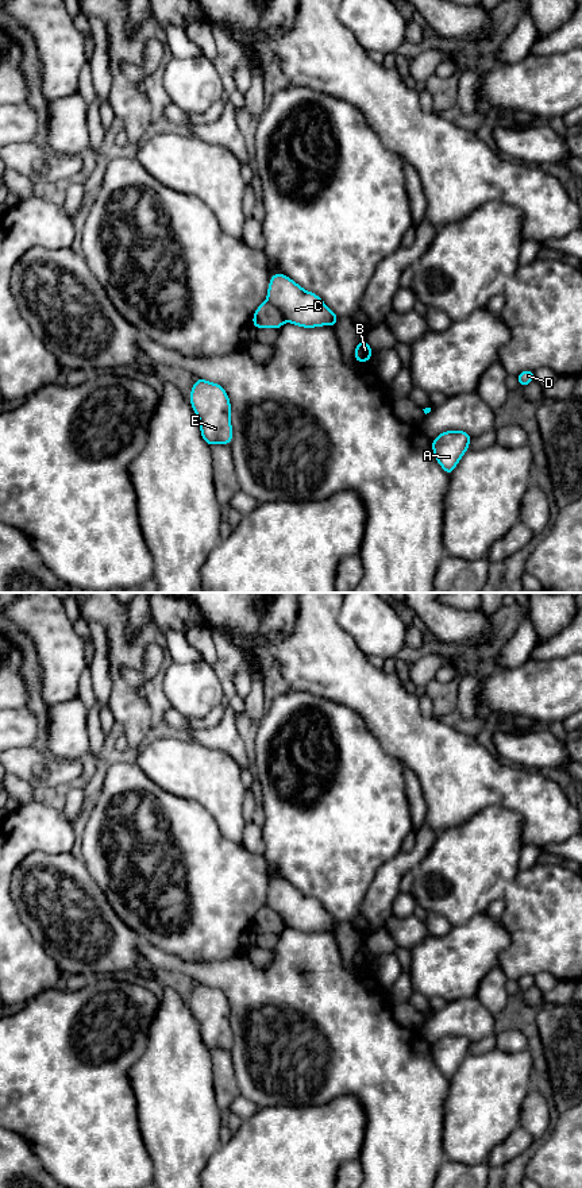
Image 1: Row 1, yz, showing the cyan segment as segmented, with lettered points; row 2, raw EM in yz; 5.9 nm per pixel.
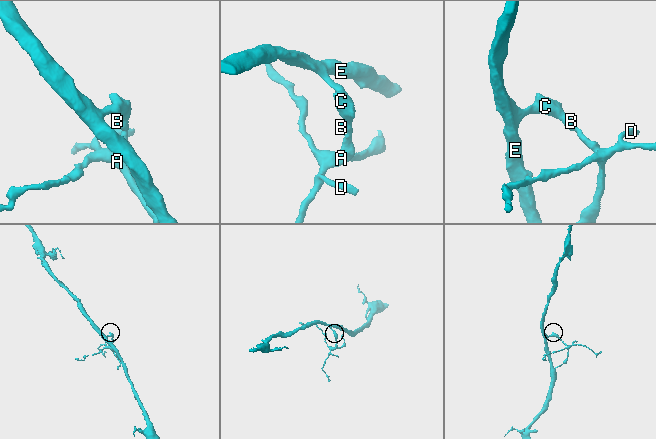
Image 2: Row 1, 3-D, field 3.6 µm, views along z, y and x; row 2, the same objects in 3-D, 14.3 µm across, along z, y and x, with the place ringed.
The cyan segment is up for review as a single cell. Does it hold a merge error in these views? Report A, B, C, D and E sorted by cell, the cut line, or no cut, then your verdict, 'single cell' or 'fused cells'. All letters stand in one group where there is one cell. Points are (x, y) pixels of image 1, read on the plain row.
A B C D / E; cut in yz along (266, 905), (278, 915), (284, 925); fused cells

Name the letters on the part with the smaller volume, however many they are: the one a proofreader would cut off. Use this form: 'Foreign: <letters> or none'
Foreign: A, B, C, D

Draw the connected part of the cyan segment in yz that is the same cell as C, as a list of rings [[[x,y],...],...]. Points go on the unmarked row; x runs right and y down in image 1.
[[[285,879],[270,882],[266,906],[280,915],[284,926],[298,932],[336,932],[339,925],[317,899],[307,896]]]

